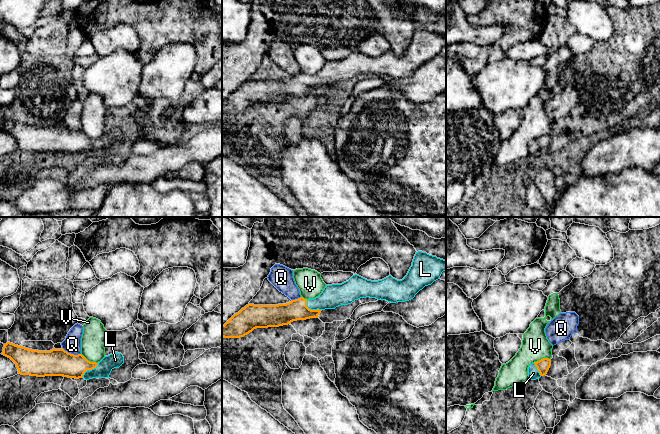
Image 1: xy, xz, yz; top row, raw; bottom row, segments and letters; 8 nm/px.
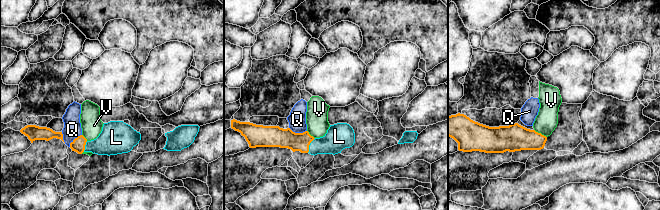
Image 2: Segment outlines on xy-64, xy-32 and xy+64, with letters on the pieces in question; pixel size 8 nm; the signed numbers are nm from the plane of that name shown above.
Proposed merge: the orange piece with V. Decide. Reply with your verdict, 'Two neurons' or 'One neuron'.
Two neurons

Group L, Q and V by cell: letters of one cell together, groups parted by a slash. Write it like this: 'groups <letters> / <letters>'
groups L / Q / V

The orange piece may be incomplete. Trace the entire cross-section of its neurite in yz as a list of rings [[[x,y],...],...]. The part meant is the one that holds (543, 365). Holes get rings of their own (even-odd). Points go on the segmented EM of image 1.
[[[543,358],[537,362],[534,362],[528,367],[528,376],[531,380],[539,379],[541,376],[547,374],[551,366],[551,359]]]

